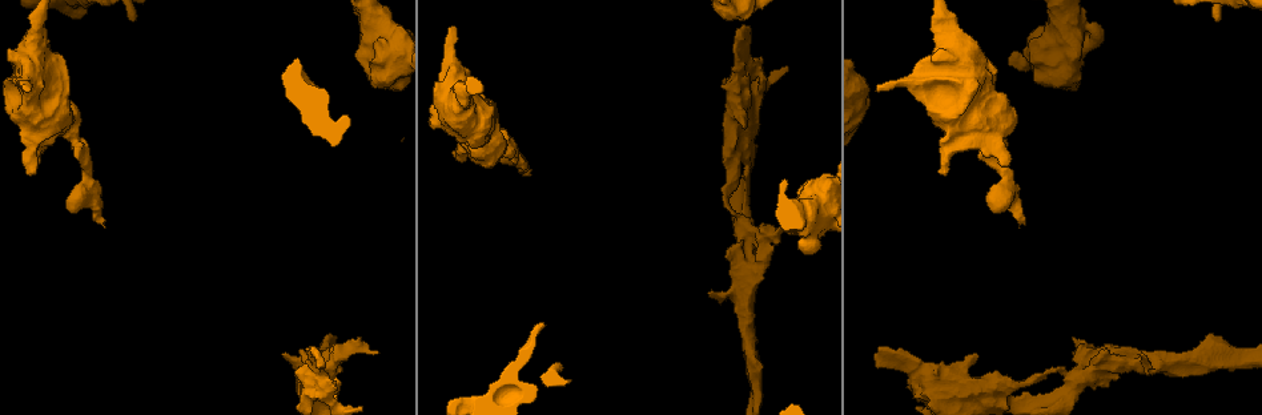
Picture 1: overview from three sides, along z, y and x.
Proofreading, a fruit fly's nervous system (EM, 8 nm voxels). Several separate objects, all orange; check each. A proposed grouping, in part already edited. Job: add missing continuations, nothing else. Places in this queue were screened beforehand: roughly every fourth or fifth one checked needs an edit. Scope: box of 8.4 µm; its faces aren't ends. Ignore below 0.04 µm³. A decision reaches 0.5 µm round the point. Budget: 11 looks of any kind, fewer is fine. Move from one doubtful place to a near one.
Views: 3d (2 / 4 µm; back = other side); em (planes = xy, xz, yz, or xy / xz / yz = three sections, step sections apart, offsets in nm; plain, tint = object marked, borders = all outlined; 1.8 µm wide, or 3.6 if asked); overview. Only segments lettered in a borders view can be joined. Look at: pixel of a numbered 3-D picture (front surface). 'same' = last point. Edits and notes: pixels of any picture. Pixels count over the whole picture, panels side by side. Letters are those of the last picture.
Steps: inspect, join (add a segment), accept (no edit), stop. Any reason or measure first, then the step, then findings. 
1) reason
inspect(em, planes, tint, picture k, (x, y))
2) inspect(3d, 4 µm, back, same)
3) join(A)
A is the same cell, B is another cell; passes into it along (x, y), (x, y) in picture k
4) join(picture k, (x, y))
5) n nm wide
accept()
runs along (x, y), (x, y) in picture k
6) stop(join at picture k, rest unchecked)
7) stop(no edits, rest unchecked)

inspect(3d, 2 µm, back, picture 1, (377, 351))

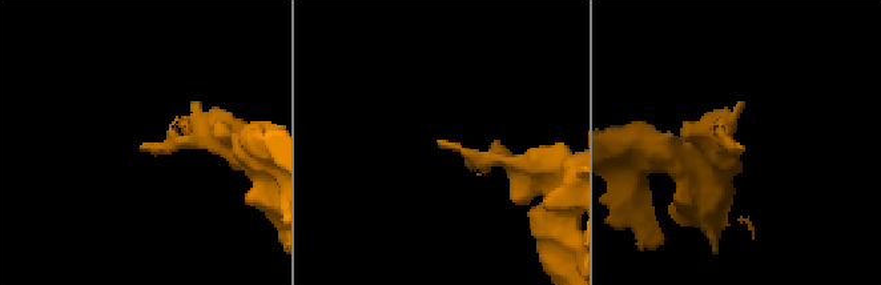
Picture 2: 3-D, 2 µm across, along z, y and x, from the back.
inspect(em, planes, borders, picture 2, (147, 143))

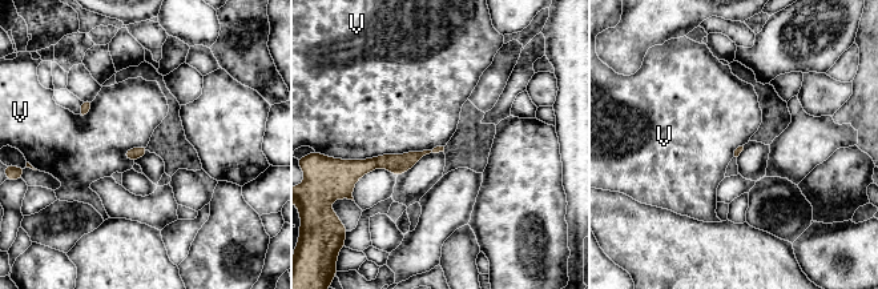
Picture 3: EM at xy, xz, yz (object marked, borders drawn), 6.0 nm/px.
accept()
V is another cell; border along (443, 145), (349, 160) in picture 3; none of them fits

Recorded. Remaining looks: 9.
an open end
inspect(3d, 2 µm, picture 1, (710, 292))

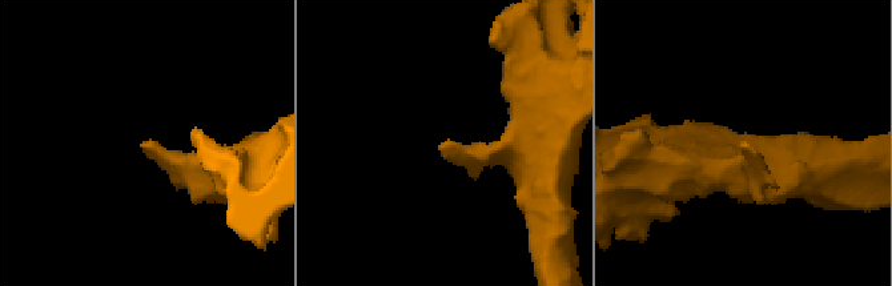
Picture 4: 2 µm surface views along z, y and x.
inspect(em, 3.6 µm, planes, borders, picture 4, (146, 143))

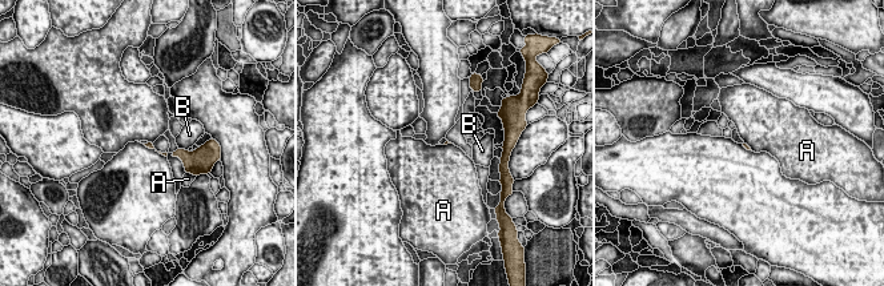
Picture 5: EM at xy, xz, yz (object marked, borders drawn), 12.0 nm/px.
accept()
A and B are other cells; border along (148, 141), (152, 142) in picture 5; none of them fits

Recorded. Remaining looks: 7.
inspect(3d, 2 µm, picture 1, (26, 172))

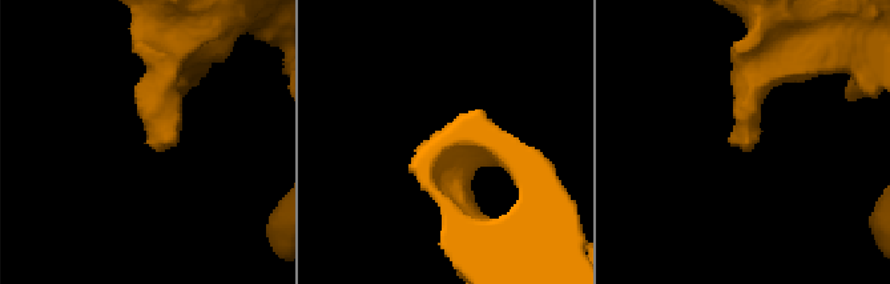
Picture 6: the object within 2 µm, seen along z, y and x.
need the tissue
inspect(em, 3.6 µm, planes, borders, picture 6, (740, 146))

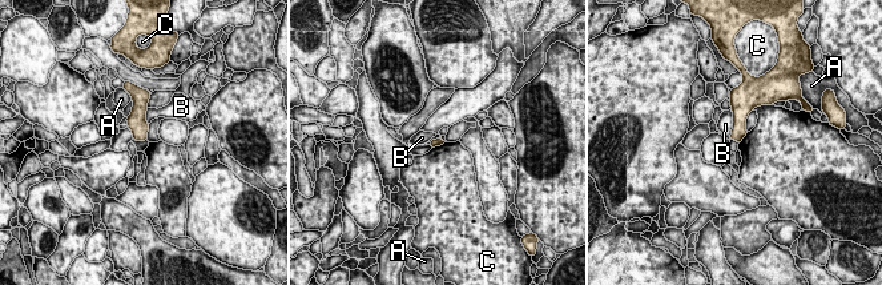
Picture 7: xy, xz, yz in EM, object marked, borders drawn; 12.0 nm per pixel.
100 nm wide
accept()
A, B and C are other cells; border along (731, 108), (732, 133), (729, 139) in picture 7; no lettered segment goes on from it

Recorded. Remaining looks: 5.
branch stops here
inspect(3d, 2 µm, picture 1, (452, 31))

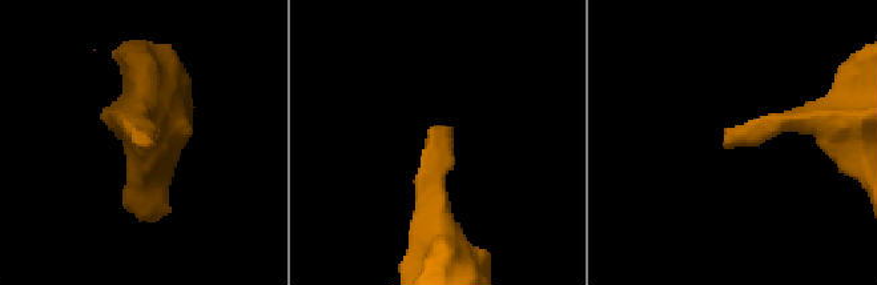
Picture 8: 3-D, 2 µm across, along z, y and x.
inspect(em, xz, step 16, borders, picture 8, (727, 146))

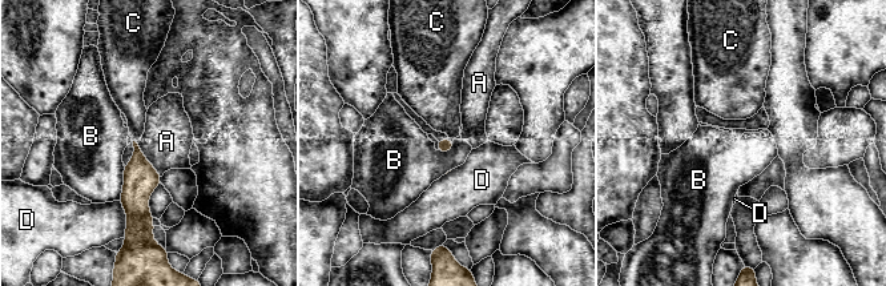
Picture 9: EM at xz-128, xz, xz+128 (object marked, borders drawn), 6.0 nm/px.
join(C)
C is the same cell, A, B and D are other cells; the neuron continues

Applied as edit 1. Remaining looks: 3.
an open end
inspect(3d, 2 µm, picture 1, (877, 359))

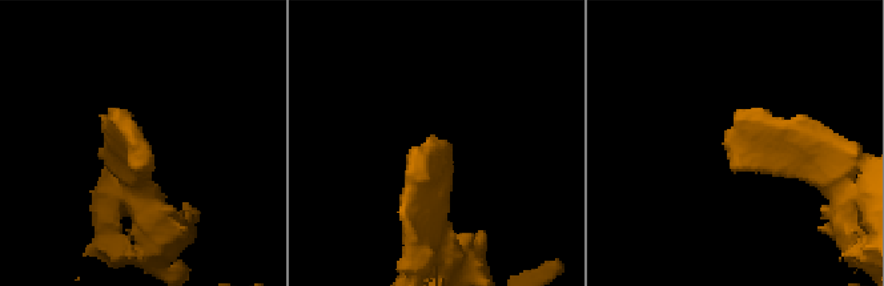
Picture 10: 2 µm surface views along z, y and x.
need the tissue
inspect(em, xy, step 8, plain, picture 10, (431, 138))

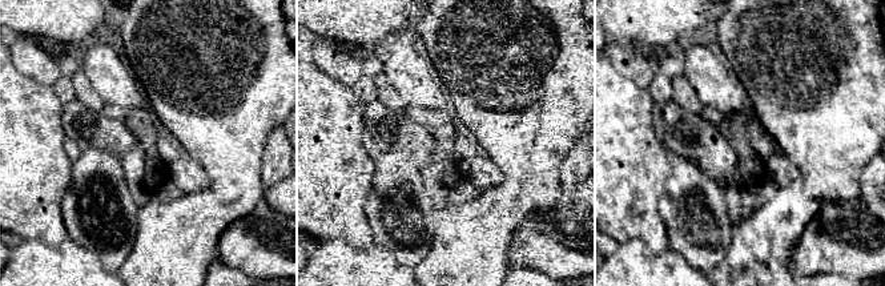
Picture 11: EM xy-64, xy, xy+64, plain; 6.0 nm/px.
see the neighbours
inspect(em, xy, step 8, borders, same)

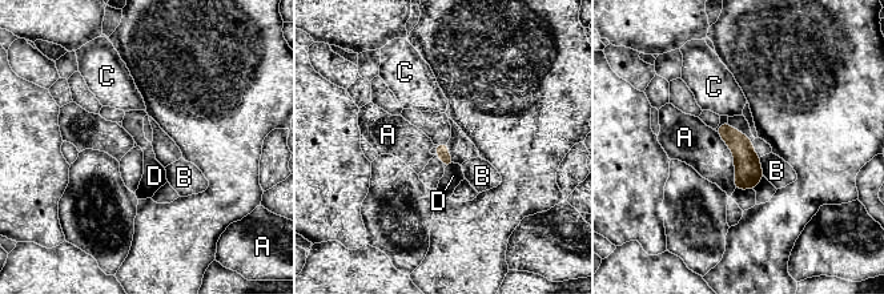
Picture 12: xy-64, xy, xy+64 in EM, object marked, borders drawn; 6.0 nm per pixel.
join(D)
D is the same cell, A, B and C are other cells; it goes on there

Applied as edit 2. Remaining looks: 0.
stop(join at picture 9, join at picture 12, rest unchecked)

